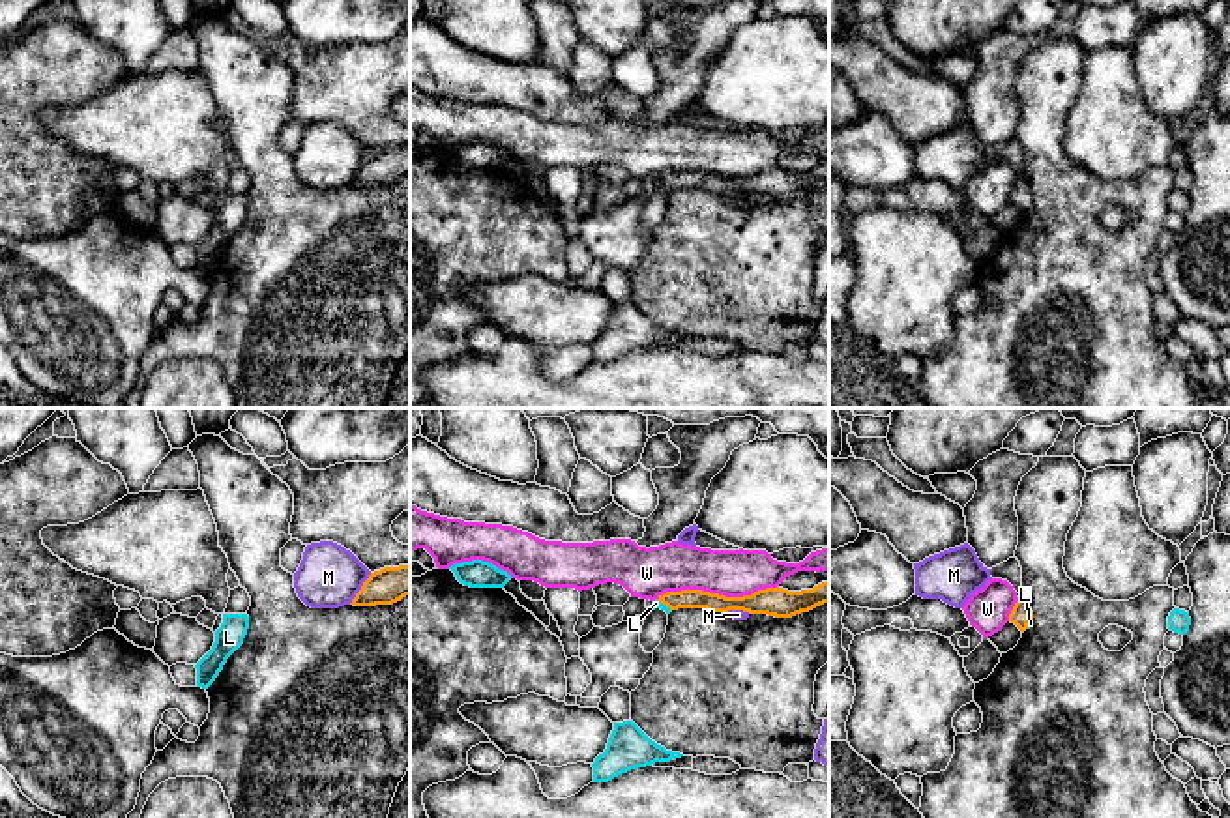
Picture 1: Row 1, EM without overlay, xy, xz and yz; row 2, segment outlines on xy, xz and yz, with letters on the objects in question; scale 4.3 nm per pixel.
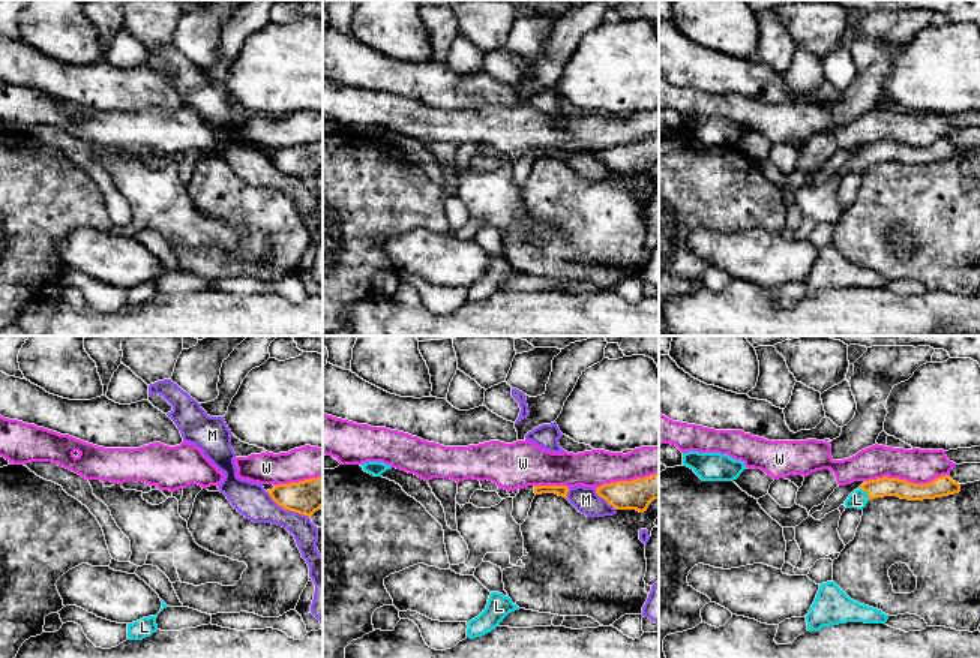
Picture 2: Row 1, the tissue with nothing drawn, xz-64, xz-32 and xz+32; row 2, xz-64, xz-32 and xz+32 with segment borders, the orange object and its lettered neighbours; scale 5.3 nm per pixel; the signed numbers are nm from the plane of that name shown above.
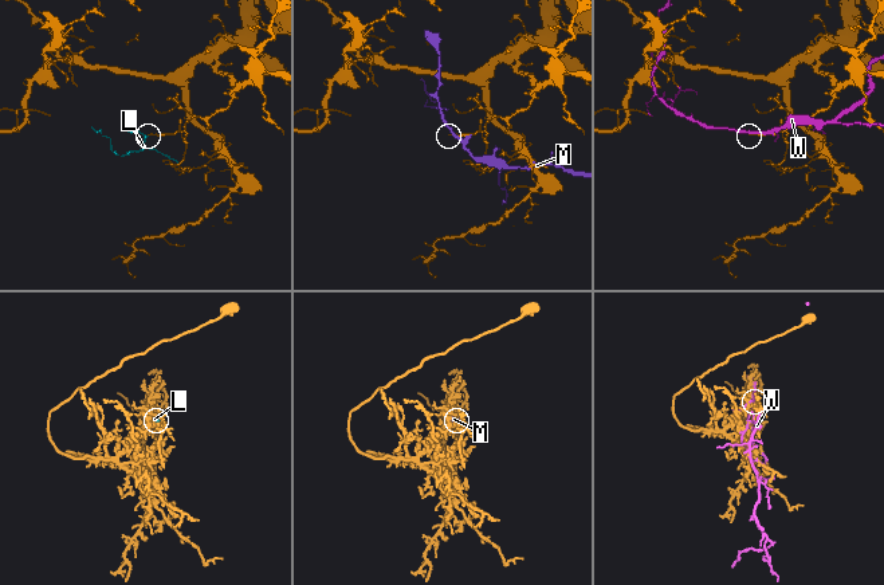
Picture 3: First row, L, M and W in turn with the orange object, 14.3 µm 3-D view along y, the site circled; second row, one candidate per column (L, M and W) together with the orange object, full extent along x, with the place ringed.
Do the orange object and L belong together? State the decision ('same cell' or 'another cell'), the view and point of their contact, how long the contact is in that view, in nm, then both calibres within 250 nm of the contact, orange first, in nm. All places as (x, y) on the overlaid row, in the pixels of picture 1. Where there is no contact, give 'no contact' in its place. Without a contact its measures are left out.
same cell; meets orange in xz at (663, 603); contact 90 nm long; 80 nm thick on the orange side, 30 nm on the other

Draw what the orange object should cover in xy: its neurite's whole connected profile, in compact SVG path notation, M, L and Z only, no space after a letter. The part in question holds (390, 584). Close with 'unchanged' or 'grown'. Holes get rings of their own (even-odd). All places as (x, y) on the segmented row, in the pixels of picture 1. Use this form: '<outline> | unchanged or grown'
M410 565L384 567L369 575L350 605L393 605L410 595Z | unchanged

